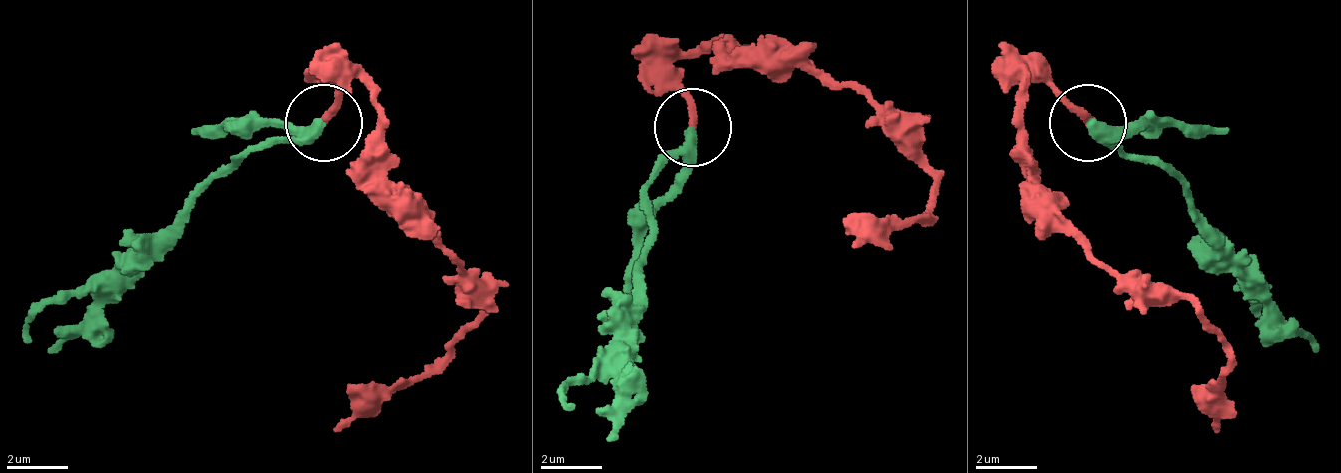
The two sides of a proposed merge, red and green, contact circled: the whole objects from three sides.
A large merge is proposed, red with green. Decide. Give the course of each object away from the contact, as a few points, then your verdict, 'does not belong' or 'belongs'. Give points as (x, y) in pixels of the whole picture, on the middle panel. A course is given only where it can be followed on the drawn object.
red runs (693, 125), (677, 71), (697, 47), (789, 48), (878, 111), (932, 173), (923, 220), (867, 220), (853, 244); green runs (693, 133), (649, 188), (649, 226), (630, 304), (562, 398), (577, 406); belongs

